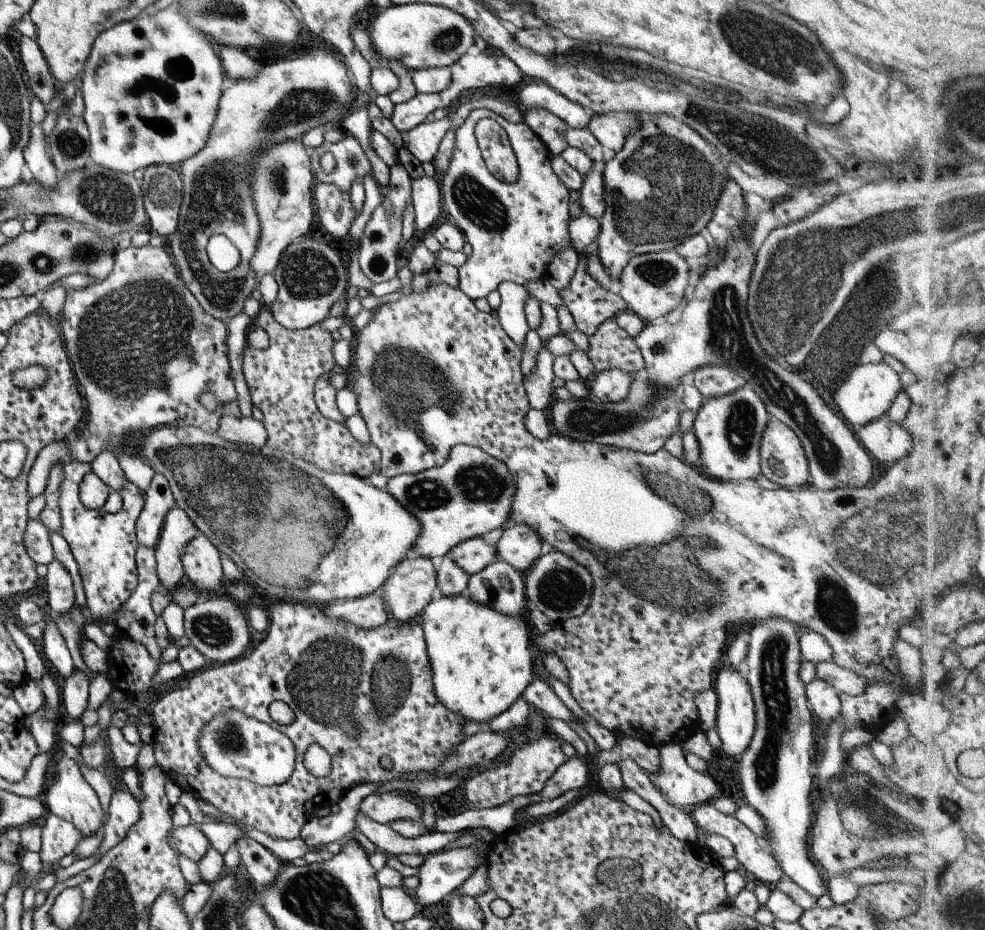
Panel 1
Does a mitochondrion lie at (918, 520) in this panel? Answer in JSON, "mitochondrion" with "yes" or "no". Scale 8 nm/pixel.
{"mitochondrion":"yes"}

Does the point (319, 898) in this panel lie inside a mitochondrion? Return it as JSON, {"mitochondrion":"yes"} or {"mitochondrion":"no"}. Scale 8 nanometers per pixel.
{"mitochondrion":"yes"}

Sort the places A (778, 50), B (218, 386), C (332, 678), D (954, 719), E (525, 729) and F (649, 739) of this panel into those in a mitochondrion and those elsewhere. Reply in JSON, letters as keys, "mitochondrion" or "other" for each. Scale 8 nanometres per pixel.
{"A":"mitochondrion","B":"other","C":"mitochondrion","D":"other","E":"other","F":"other"}

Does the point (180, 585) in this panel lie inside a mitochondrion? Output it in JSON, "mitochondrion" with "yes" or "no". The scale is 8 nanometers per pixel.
{"mitochondrion":"no"}

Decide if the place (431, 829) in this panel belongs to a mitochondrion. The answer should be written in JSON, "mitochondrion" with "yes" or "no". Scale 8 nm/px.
{"mitochondrion":"no"}

